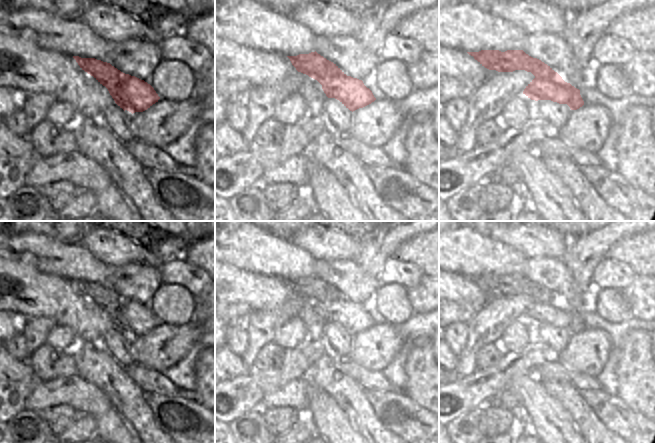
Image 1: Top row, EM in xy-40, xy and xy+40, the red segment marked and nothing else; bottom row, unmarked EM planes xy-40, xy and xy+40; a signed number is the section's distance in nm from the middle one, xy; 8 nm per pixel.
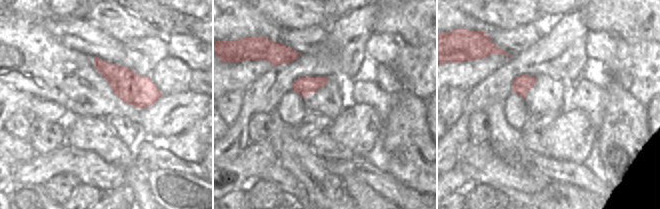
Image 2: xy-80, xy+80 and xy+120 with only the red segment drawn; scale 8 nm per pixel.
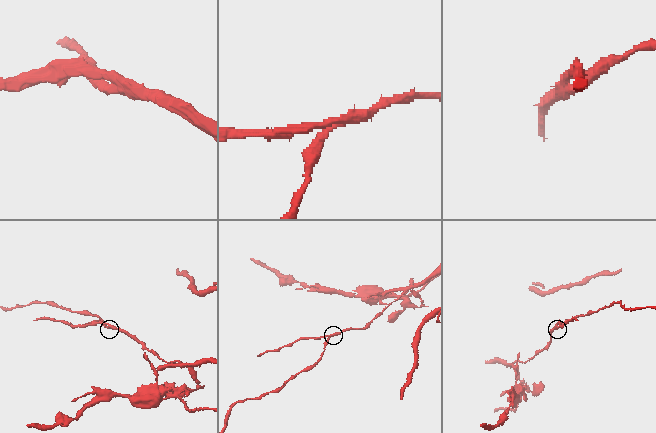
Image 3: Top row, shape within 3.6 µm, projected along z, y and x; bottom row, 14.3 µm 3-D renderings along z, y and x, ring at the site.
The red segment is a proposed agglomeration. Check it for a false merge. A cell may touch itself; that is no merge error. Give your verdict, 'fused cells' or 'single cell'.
fused cells

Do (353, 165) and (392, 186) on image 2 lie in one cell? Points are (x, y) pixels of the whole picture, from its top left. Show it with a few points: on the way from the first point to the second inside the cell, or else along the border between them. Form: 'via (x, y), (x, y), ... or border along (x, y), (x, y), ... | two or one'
via (362, 169), (382, 183) | one

